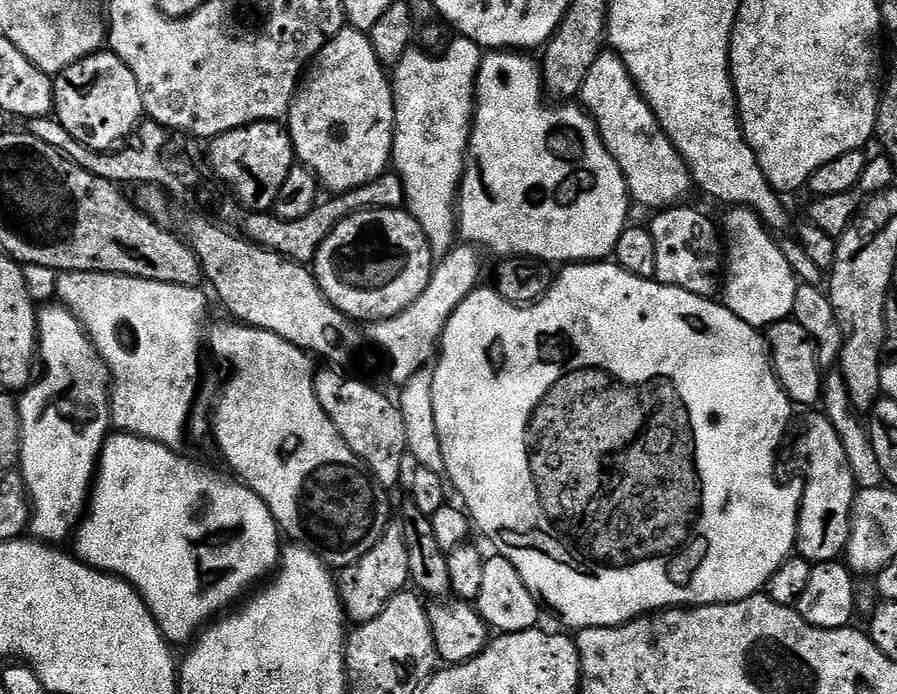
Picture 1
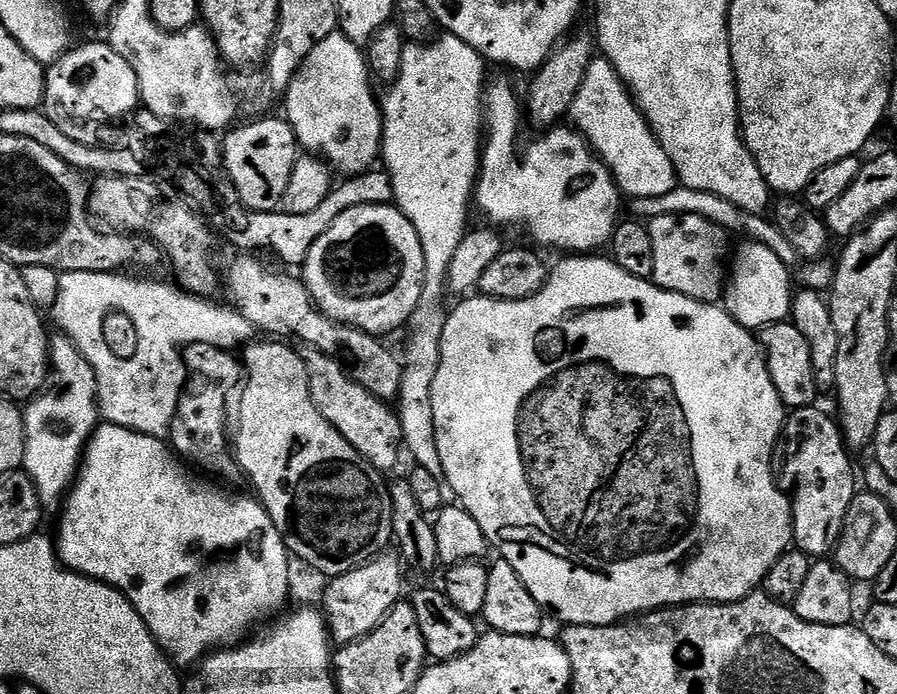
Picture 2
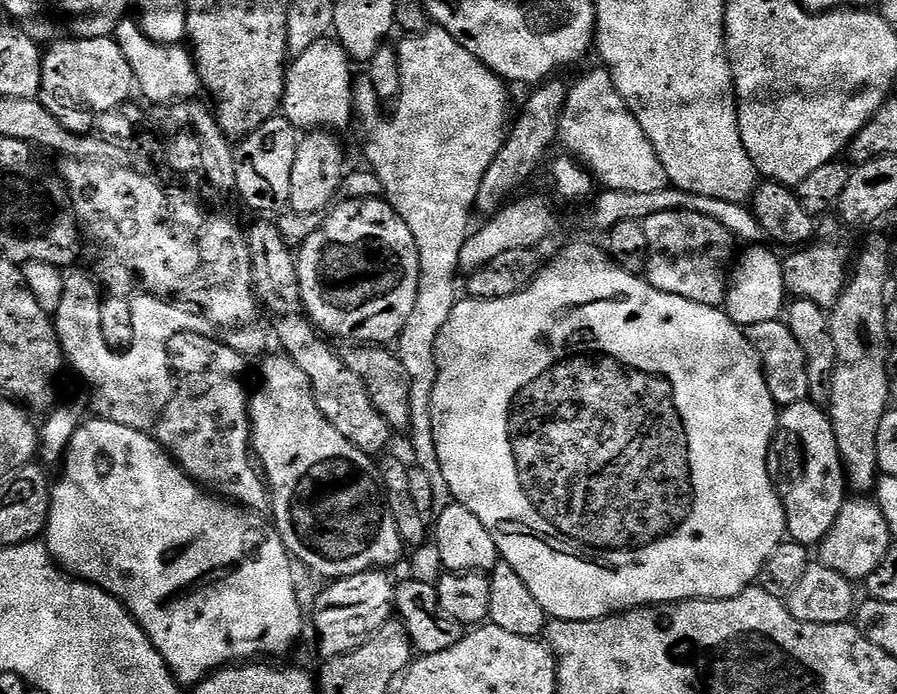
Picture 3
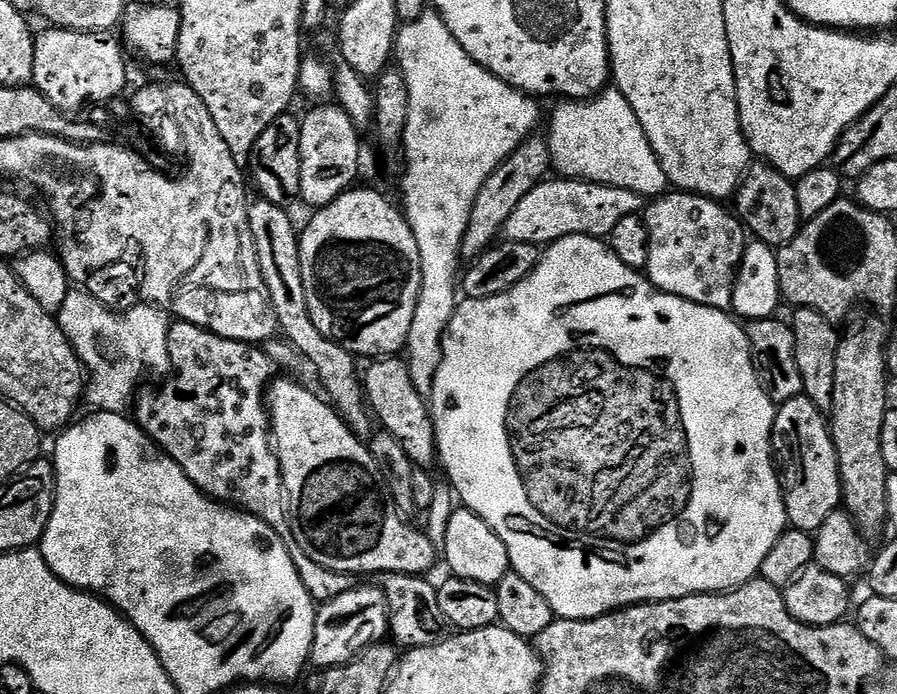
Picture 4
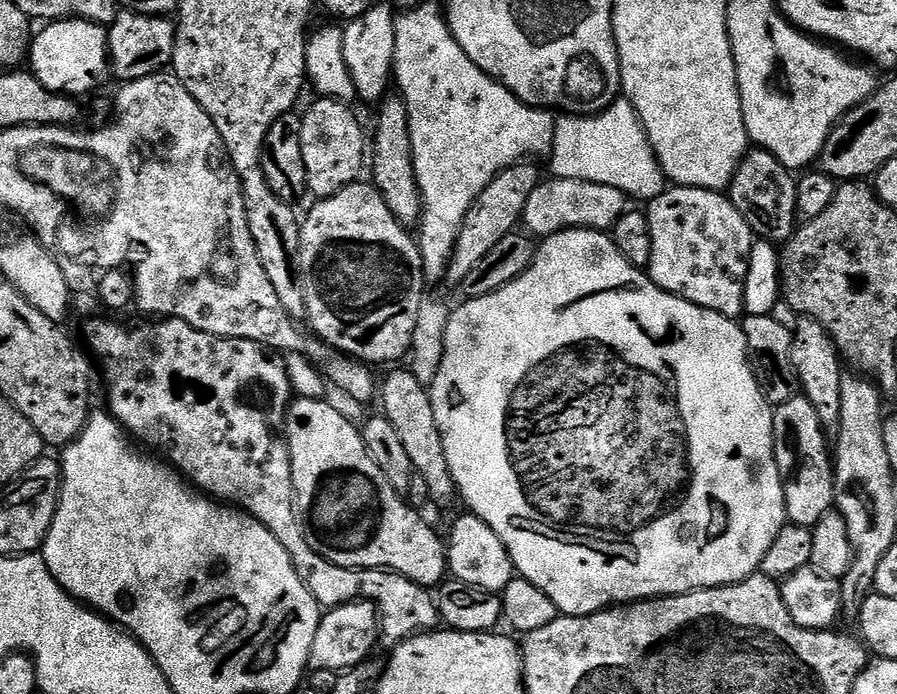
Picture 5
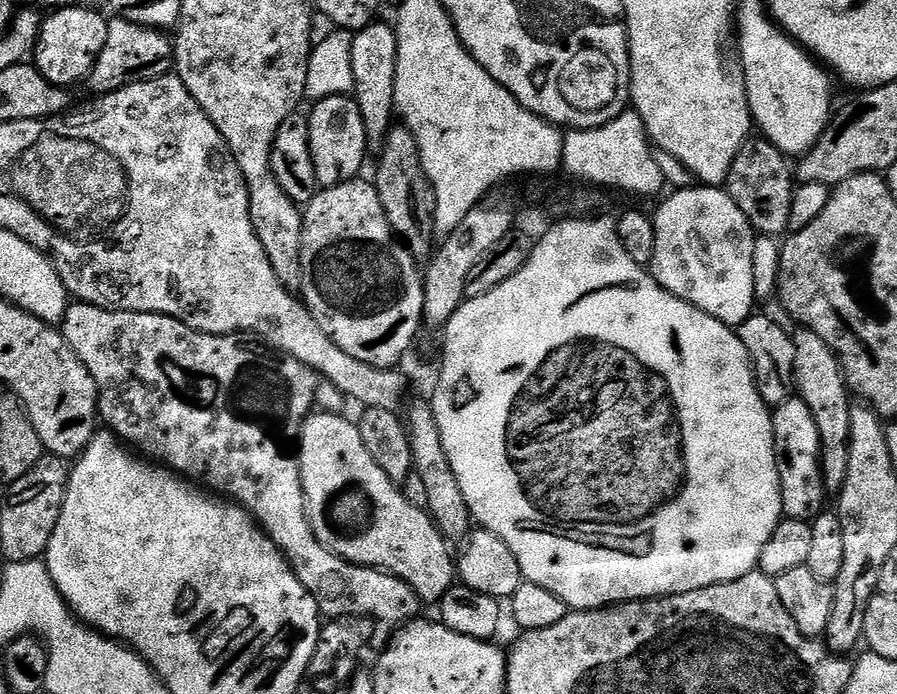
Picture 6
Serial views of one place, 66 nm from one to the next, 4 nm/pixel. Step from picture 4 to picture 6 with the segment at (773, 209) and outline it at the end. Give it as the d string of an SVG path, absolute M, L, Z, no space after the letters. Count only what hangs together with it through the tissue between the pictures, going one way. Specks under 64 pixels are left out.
M749 138L745 140L744 145L738 150L738 154L728 171L726 190L730 194L730 198L734 198L738 210L742 210L742 214L746 214L750 226L755 228L757 233L764 238L776 238L779 237L779 232L782 232L782 234L788 232L790 202L792 201L792 190L794 187L794 172L790 164L788 168L787 163L789 164L789 161L786 159L784 153L779 152L768 140Z

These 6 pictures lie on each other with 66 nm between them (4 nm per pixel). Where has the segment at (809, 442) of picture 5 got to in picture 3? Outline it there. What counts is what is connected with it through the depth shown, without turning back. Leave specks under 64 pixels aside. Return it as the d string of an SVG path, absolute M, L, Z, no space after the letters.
M811 399L780 408L774 448L777 453L780 451L780 465L774 468L774 483L784 504L784 515L788 517L787 535L799 544L819 546L830 534L838 512L850 496L832 419Z

